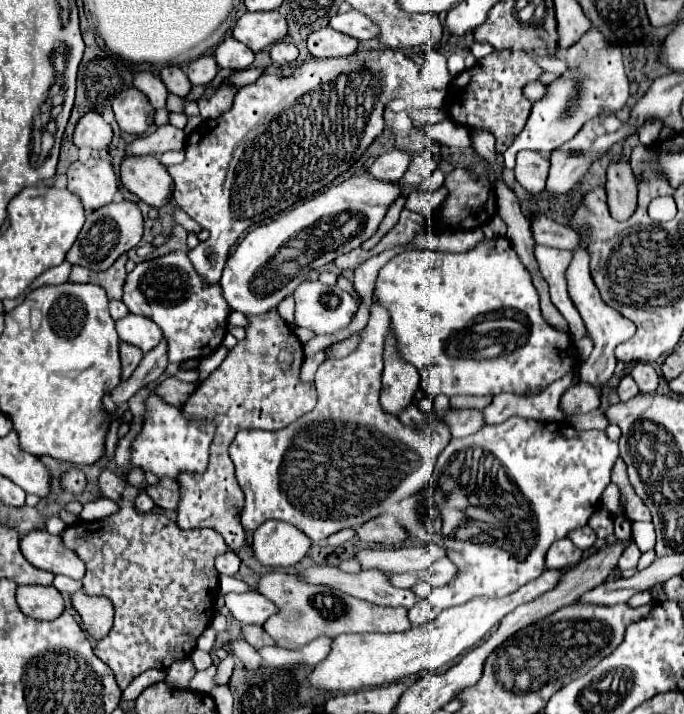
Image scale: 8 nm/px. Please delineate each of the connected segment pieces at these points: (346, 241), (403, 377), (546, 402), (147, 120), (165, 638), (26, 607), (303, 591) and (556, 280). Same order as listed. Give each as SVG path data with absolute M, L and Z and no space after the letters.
M362 174L362 176L346 180L338 186L330 186L324 194L318 194L318 196L306 200L304 204L292 208L288 214L280 216L278 220L272 220L270 224L254 228L238 244L236 252L228 258L228 262L224 266L220 286L224 290L226 302L230 304L232 310L238 310L242 314L262 314L266 310L276 308L280 300L284 300L288 294L292 294L298 288L298 284L308 278L310 270L318 270L318 268L330 264L334 258L342 256L344 252L360 248L362 242L366 242L378 230L388 206L398 196L400 196L400 190L396 184L386 184L386 182L374 180L368 174Z
M392 332L386 336L384 348L384 374L382 374L382 392L380 392L380 406L384 412L398 416L402 408L412 404L414 392L420 386L418 370L396 356L396 346Z
M578 374L564 376L564 380L558 380L550 384L542 394L538 396L518 396L518 394L498 394L490 402L490 406L484 408L484 420L486 424L498 424L508 420L510 416L522 416L532 418L538 422L559 422L565 417L559 408L562 394L578 383Z
M136 88L122 90L112 102L116 122L122 132L144 134L154 120L154 108L150 106L146 94Z
M106 468L100 474L98 486L106 498L118 502L118 514L96 522L78 520L62 532L62 540L66 548L76 552L78 558L86 564L86 574L82 578L84 592L88 596L106 596L114 604L114 628L104 640L98 642L94 652L102 662L106 662L112 668L118 686L124 690L138 674L152 668L166 670L172 666L172 662L192 654L198 636L210 624L210 610L214 608L214 598L218 594L218 570L214 568L214 558L226 552L228 546L222 540L222 536L214 530L188 530L186 542L186 534L168 516L136 512L134 498L140 490L126 484L124 478L120 478L110 468Z
M18 586L16 602L28 618L54 620L64 612L62 594L54 586Z
M268 572L262 576L256 590L278 606L278 612L264 622L264 630L274 638L276 646L288 650L300 650L318 636L336 638L340 634L406 632L412 628L406 608L380 608L336 588L306 582L294 574Z
M536 246L534 254L536 254L536 260L540 264L542 276L550 286L552 304L566 318L572 338L580 340L580 338L588 336L588 330L586 330L586 326L584 326L584 322L582 322L582 318L580 318L580 314L578 314L574 302L570 300L570 294L568 294L566 270L572 262L572 254L568 250L556 250L556 248L546 248L546 246Z

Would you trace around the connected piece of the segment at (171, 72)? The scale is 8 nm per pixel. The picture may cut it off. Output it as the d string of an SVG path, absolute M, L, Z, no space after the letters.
M168 66L168 68L162 68L160 72L160 80L166 84L166 88L176 94L176 96L186 96L192 88L192 84L188 82L188 76L182 68L178 66Z

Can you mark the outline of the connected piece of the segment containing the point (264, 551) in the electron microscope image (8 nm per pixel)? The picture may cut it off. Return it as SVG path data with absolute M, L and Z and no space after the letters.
M270 520L254 532L254 558L264 566L292 566L300 562L310 548L310 538L292 524Z

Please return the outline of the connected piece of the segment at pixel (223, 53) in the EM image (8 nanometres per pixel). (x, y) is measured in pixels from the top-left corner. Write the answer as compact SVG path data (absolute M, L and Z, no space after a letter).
M226 38L218 44L214 58L220 68L246 70L254 62L254 52L250 52L250 48L246 48L242 42L234 38Z

